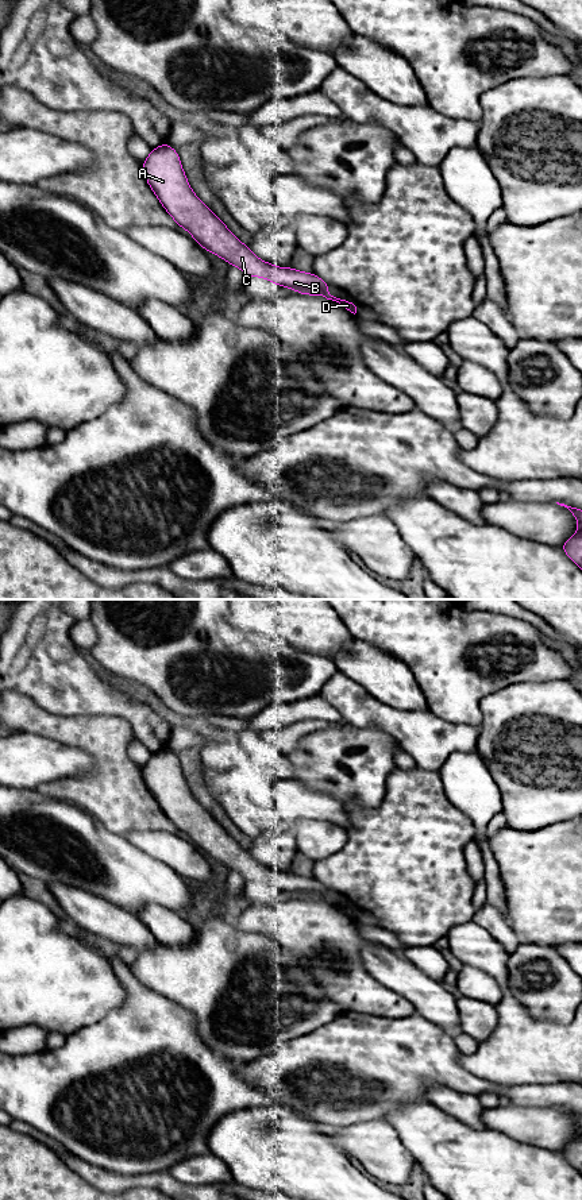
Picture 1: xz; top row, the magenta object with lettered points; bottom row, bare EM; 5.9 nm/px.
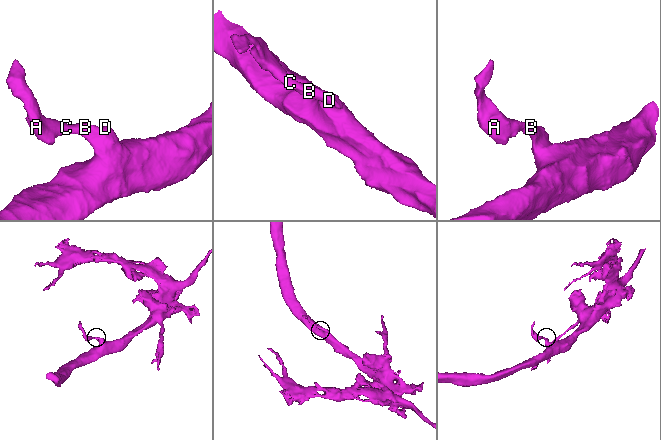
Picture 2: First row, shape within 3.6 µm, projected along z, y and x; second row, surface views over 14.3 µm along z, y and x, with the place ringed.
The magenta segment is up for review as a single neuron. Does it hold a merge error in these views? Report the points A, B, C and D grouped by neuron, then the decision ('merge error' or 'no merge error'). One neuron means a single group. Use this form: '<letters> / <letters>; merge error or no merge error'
A B C D; no merge error

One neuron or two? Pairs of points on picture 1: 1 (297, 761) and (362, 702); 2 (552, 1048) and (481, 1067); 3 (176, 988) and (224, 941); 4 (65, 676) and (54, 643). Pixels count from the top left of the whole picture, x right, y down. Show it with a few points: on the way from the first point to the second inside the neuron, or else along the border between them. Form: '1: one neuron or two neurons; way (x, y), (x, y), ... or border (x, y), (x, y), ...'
1: two neurons; border (343, 721), (357, 726), (374, 726)
2: one neuron; way (535, 1050), (519, 1050), (512, 1056), (498, 1060)
3: one neuron; way (188, 976), (212, 953)
4: one neuron; way (57, 668), (54, 666), (54, 651)

